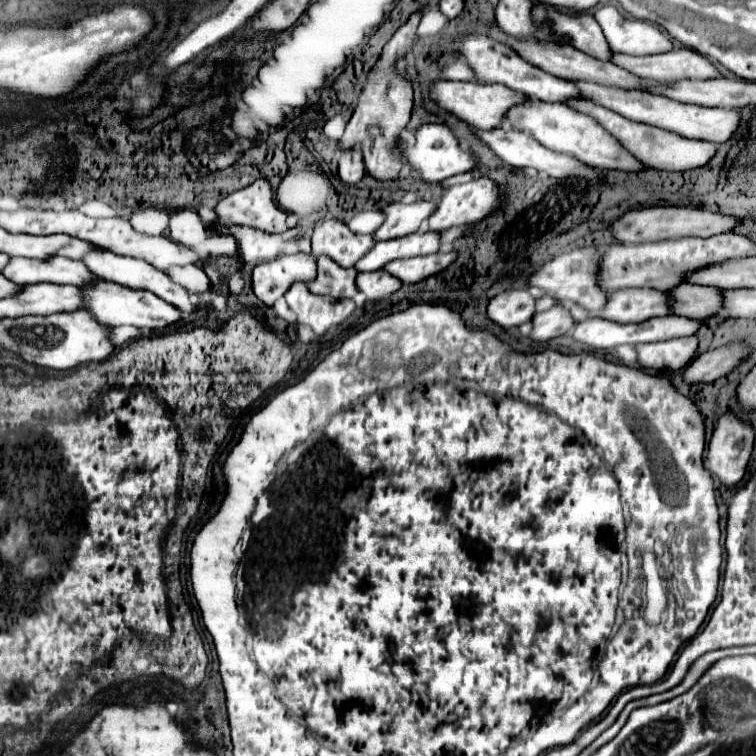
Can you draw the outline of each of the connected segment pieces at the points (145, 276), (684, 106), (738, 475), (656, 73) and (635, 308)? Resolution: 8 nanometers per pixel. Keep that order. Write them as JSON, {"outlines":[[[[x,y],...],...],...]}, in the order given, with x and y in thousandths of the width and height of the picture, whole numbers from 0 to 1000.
{"outlines":[[[[122,332],[122,335],[114,335],[108,343],[106,343],[114,356],[132,372],[148,372],[148,374],[156,374],[156,377],[164,377],[169,382],[190,382],[190,385],[201,385],[206,388],[212,396],[222,398],[225,403],[233,403],[233,409],[238,409],[241,414],[254,414],[259,406],[251,401],[249,396],[249,385],[243,380],[238,380],[235,374],[225,372],[214,358],[204,356],[201,351],[196,351],[193,345],[185,345],[185,343],[175,343],[175,340],[161,340],[161,337],[151,337],[146,332]]],[[[762,107],[762,112],[767,112],[767,120],[772,123],[772,128],[783,131],[788,139],[799,139],[802,144],[810,144],[828,157],[857,163],[857,165],[905,179],[910,184],[958,189],[974,173],[976,157],[979,157],[979,149],[974,144],[942,144],[942,142],[910,139],[910,136],[889,134],[876,126],[862,126],[862,123],[849,123],[849,120],[823,120],[823,118],[810,118],[804,112],[786,112],[780,107]]],[[[968,546],[955,549],[937,586],[934,620],[955,642],[979,639],[995,599],[995,583],[997,570],[992,562],[976,557]]],[[[889,65],[873,73],[833,75],[825,70],[810,70],[810,83],[839,97],[841,102],[868,107],[894,107],[905,102],[942,104],[950,102],[950,91],[926,70],[915,65]]],[[[820,382],[804,390],[796,419],[812,427],[849,427],[870,417],[884,417],[881,388],[868,382]]]]}

